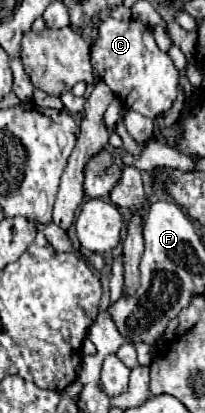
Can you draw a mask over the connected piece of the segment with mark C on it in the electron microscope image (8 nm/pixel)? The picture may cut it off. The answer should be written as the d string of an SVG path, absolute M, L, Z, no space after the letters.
M106 19L100 25L100 37L92 45L92 65L112 93L132 111L156 119L168 111L178 93L178 71L172 59L162 53L154 41L152 27L136 19Z

